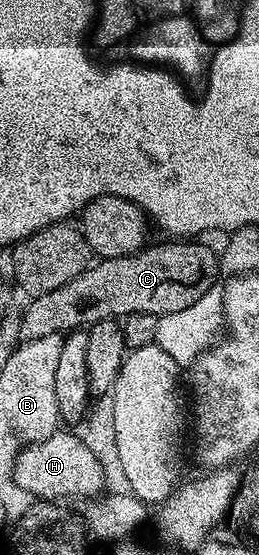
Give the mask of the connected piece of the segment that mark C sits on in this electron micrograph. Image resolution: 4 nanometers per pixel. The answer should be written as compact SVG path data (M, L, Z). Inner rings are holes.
M166 240L163 246L151 245L127 258L95 261L80 276L68 280L68 284L31 301L34 303L21 315L21 341L78 332L98 321L125 319L127 314L172 315L192 308L211 293L209 290L220 275L219 255L198 242L201 241Z

